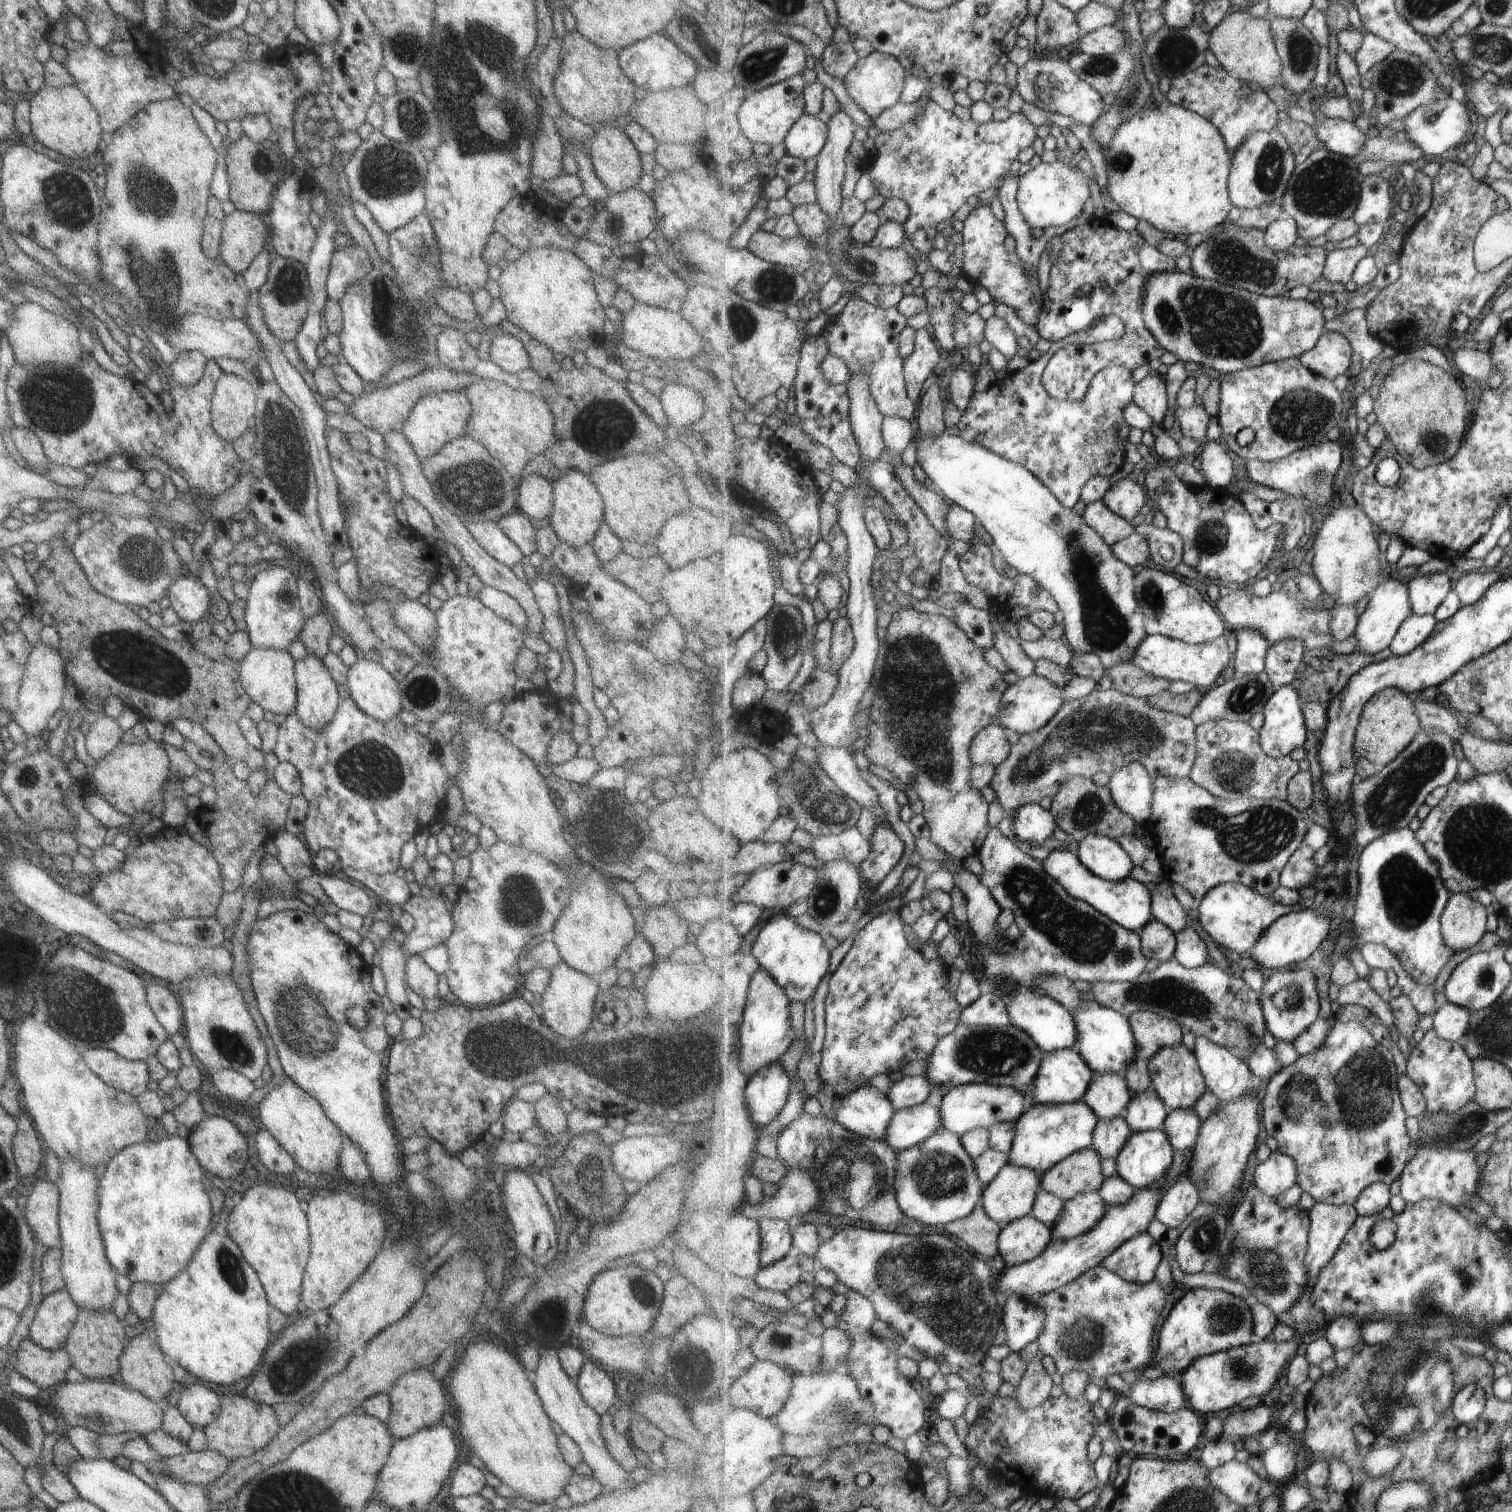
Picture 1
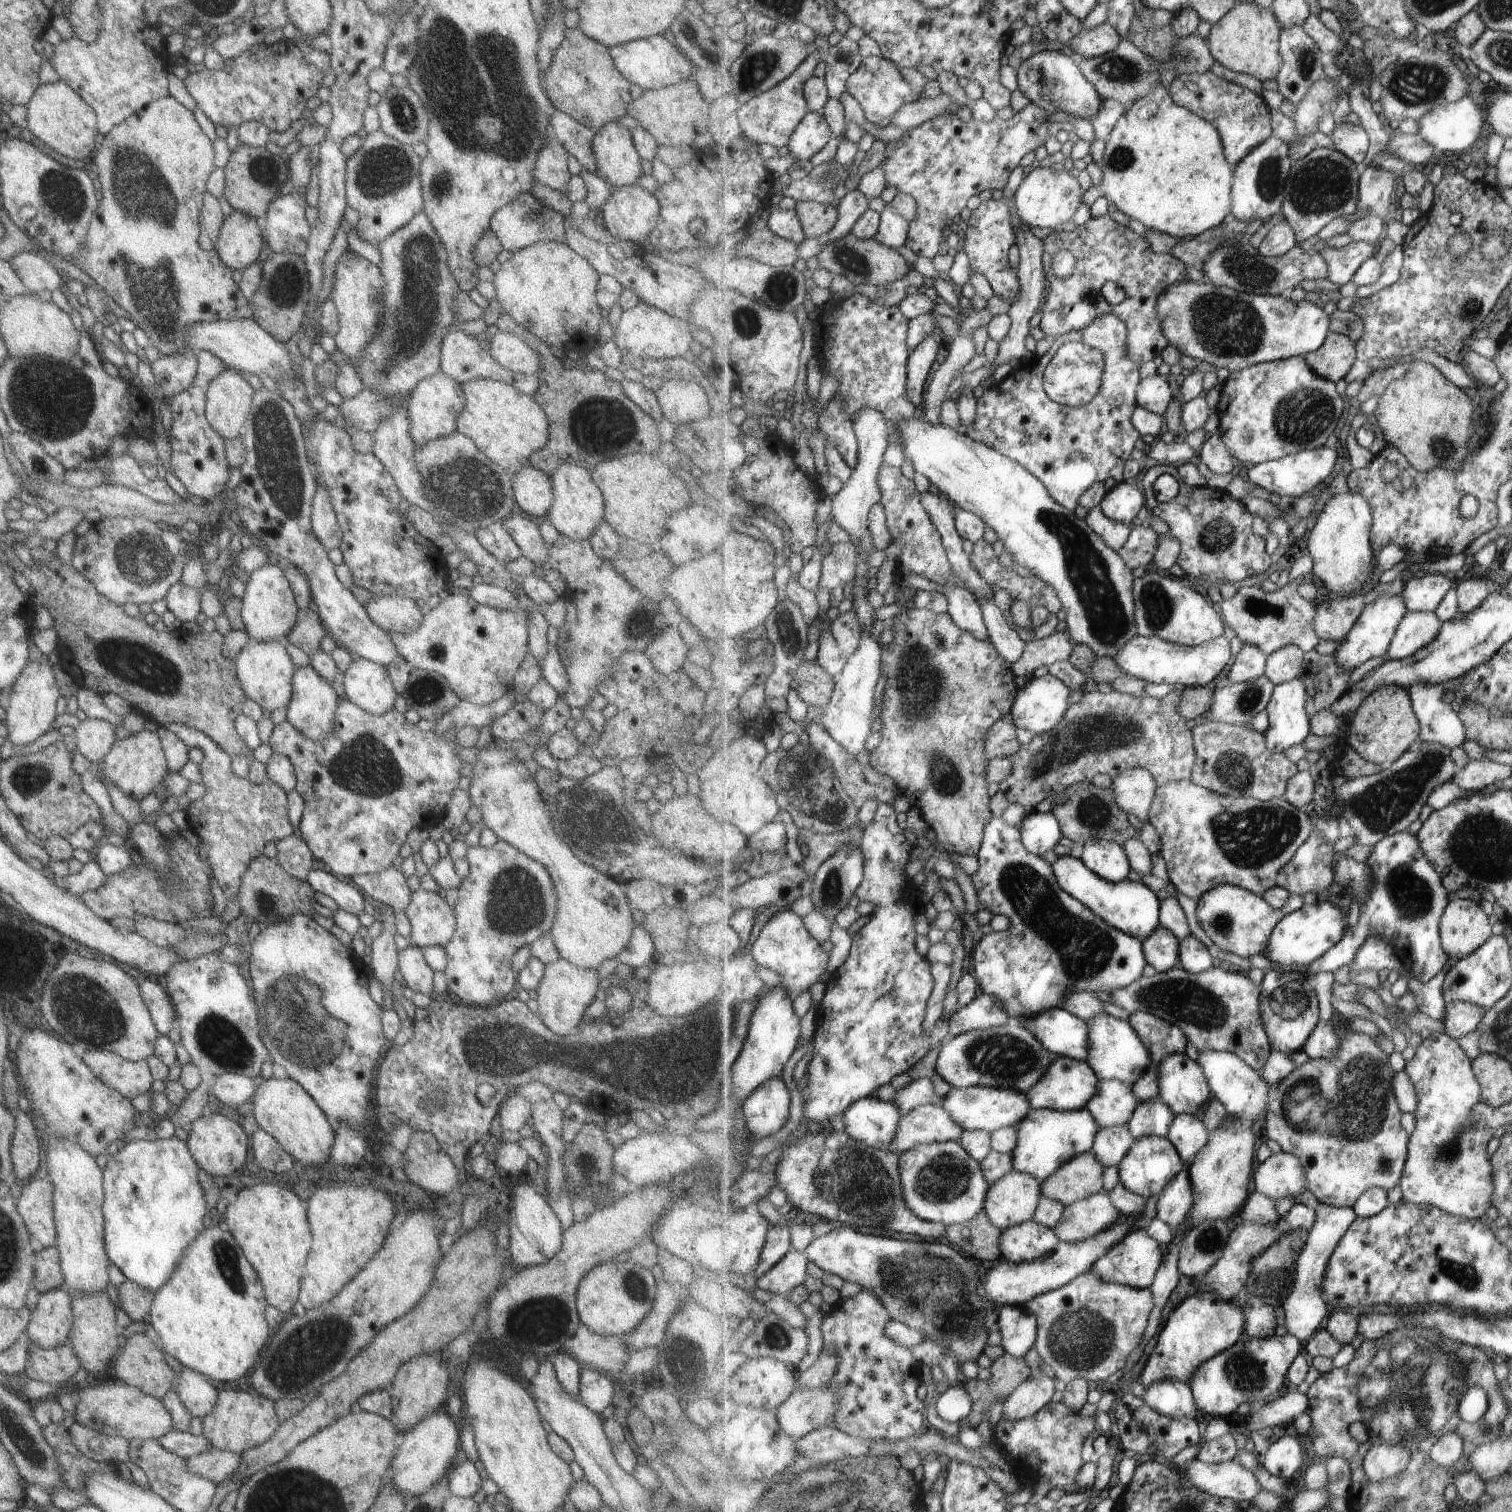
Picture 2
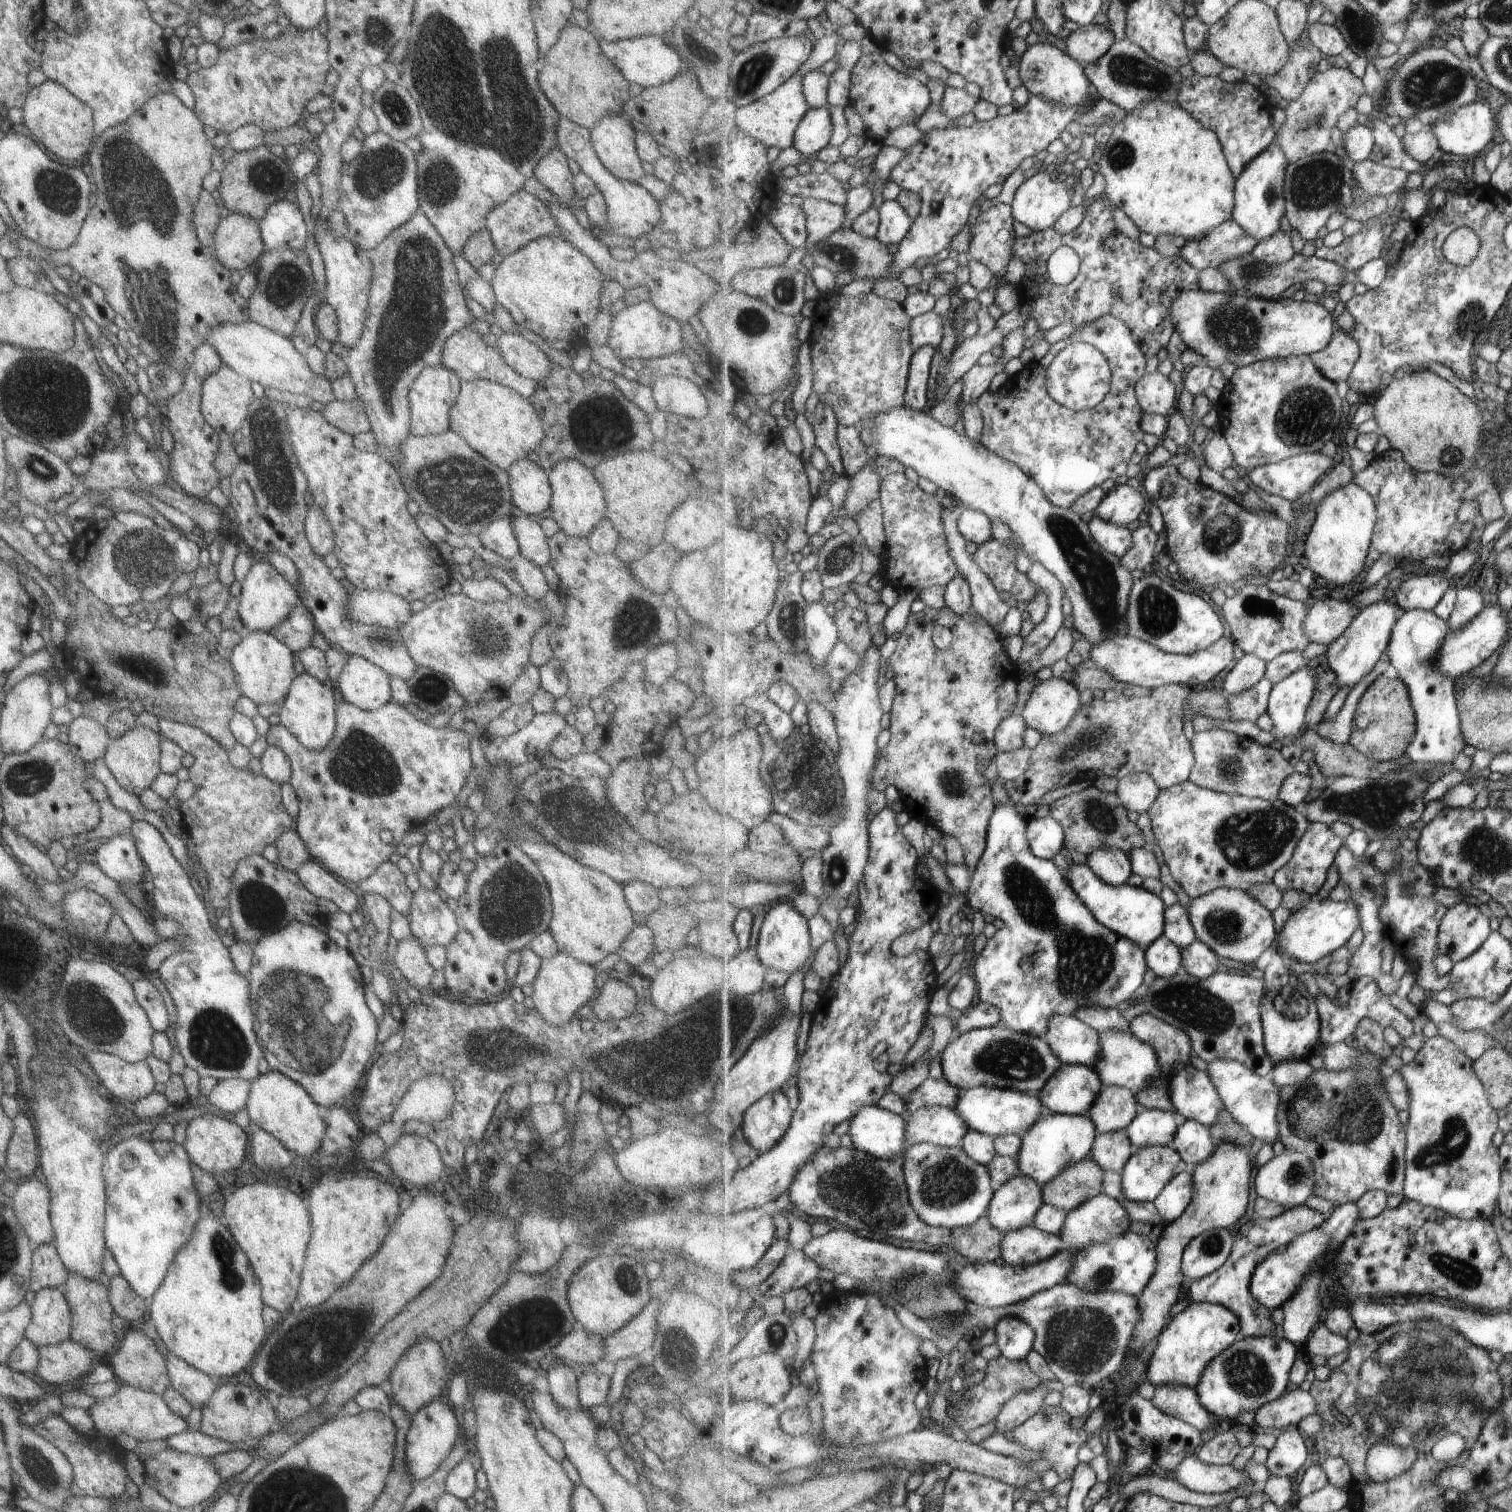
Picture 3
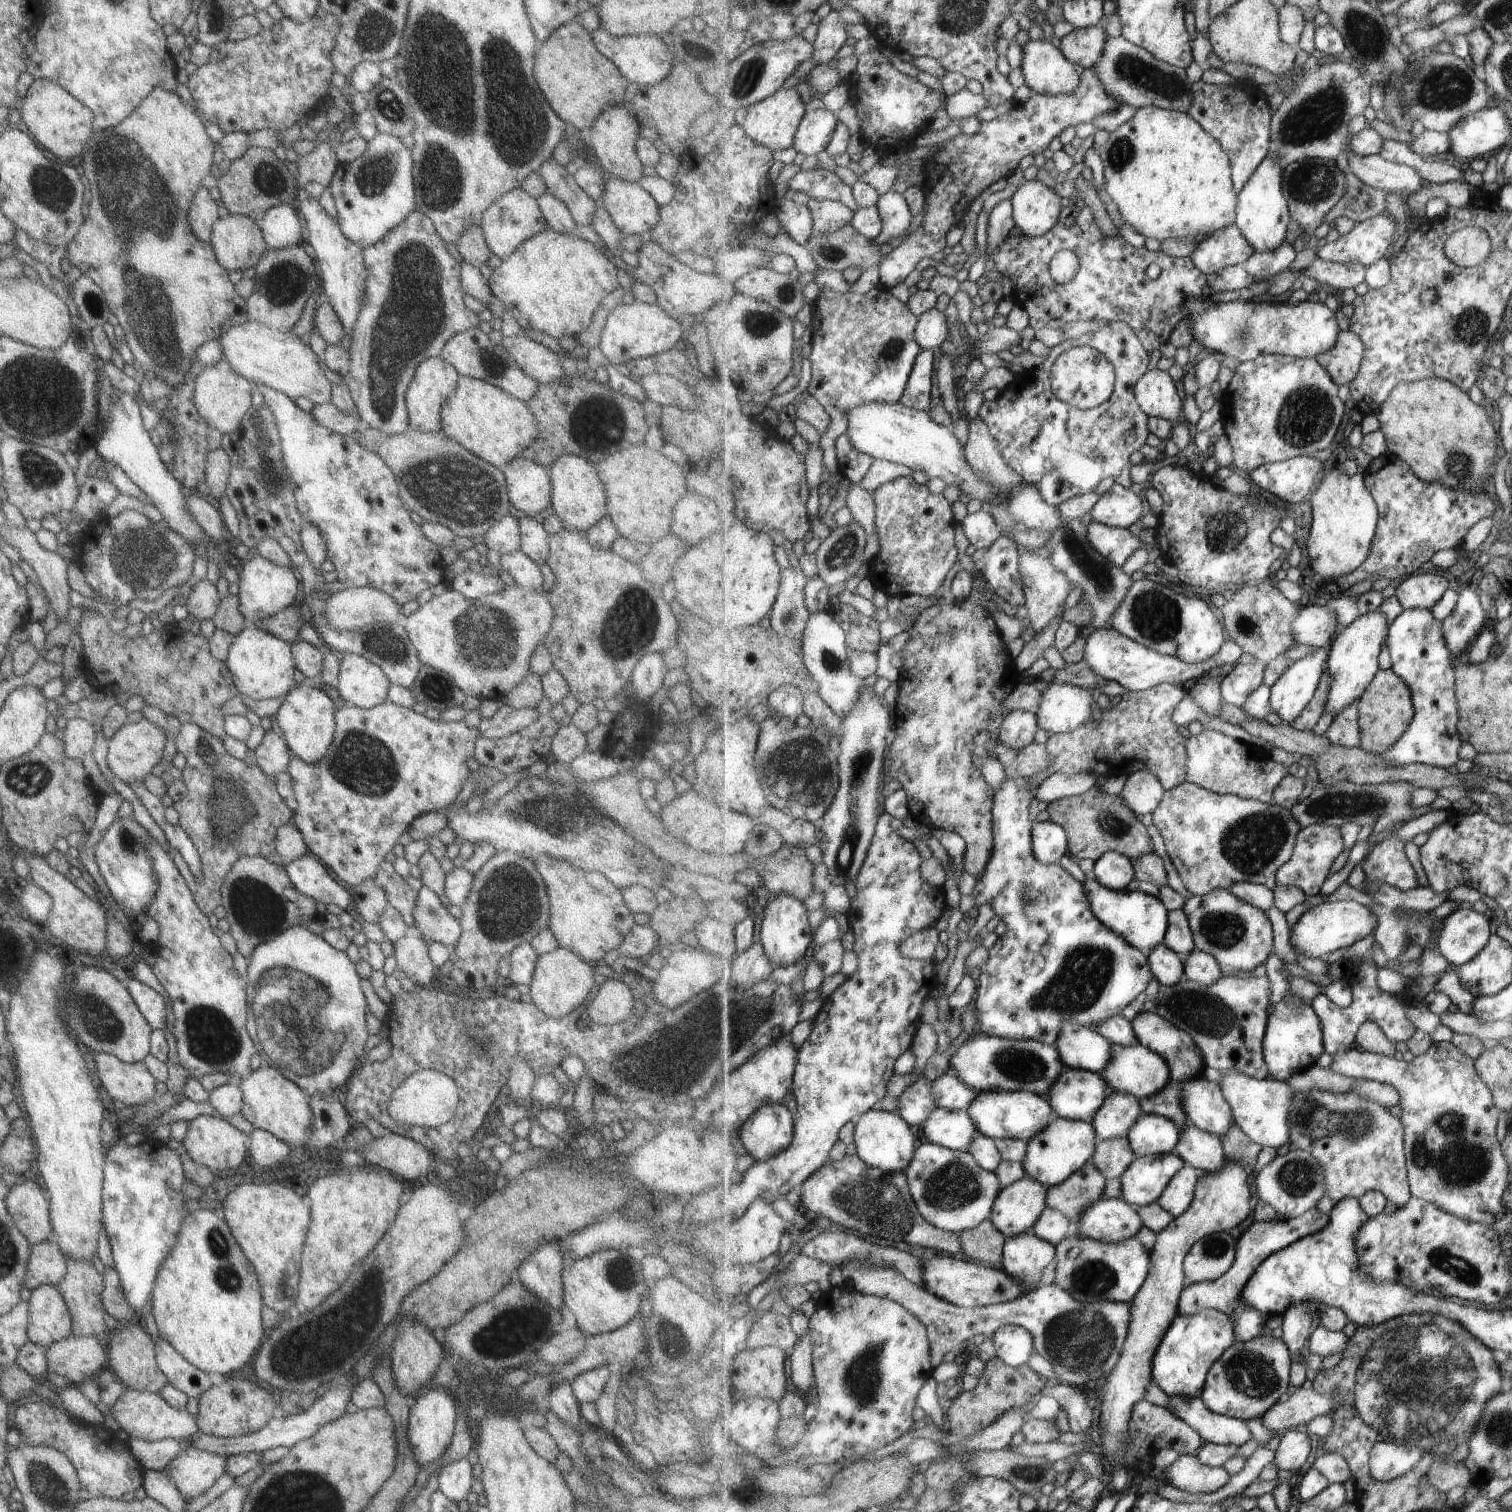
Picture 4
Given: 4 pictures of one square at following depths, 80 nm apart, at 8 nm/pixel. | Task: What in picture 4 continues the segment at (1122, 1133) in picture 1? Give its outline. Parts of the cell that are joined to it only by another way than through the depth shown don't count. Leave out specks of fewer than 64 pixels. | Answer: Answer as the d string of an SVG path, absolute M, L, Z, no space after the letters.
M1127 1137L1100 1140L1092 1161L1104 1172L1107 1179L1119 1177L1139 1158Z

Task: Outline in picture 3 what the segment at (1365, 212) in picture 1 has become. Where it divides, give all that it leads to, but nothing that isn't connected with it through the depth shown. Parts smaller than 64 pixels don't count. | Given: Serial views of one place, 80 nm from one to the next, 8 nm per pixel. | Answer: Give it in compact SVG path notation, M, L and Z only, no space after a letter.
M1363 161L1354 172L1359 186L1367 194L1374 197L1387 197L1395 192L1406 190L1411 173L1406 170L1394 169L1373 161Z

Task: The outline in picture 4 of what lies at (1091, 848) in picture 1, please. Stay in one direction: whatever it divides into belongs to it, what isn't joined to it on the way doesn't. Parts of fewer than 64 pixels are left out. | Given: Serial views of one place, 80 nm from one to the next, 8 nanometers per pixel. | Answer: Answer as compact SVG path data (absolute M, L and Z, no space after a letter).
M1107 851L1094 861L1091 872L1097 880L1107 888L1117 891L1129 888L1131 880L1136 878L1134 862L1124 854Z

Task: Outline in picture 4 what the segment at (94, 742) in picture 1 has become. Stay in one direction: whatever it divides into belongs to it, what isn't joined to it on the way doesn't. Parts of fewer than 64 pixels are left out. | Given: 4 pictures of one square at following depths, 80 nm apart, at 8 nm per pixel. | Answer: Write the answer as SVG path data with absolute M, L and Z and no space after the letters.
M71 717L66 719L63 728L63 752L65 756L72 759L81 759L84 754L91 753L93 741L95 740L95 730L91 723L81 717Z

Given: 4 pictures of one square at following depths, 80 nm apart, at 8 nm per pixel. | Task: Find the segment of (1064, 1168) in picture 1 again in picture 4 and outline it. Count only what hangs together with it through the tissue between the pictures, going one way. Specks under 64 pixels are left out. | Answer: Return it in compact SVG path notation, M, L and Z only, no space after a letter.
M1091 1160L1081 1170L1075 1171L1061 1184L1048 1187L1048 1206L1070 1218L1071 1224L1098 1200L1103 1198L1104 1172Z

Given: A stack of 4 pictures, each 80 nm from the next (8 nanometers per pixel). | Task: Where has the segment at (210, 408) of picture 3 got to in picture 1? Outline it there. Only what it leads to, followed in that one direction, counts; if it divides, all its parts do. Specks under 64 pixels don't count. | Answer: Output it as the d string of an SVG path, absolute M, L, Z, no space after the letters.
M222 372L213 384L210 426L216 436L230 442L247 430L255 410L255 386L235 374Z

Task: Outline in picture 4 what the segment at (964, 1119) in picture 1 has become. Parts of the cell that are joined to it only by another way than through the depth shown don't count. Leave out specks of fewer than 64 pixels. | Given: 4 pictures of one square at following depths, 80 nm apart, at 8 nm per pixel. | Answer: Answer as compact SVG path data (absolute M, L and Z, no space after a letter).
M1029 1091L984 1092L966 1111L972 1116L980 1134L995 1140L1023 1139L1028 1142L1058 1117L1045 1096Z

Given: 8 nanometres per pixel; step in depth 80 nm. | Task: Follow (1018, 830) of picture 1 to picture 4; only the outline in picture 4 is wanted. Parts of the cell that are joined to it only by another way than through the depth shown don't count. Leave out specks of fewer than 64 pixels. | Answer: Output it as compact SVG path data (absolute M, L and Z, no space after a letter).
M1051 819L1033 825L1032 849L1035 856L1045 863L1058 863L1068 852L1068 832Z

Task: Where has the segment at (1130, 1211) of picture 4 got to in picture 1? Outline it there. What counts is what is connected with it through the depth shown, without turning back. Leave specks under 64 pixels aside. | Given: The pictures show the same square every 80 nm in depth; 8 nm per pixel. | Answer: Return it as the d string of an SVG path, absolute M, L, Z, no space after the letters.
M1099 1192L1075 1196L1073 1200L1065 1202L1061 1216L1053 1224L1053 1239L1071 1240L1085 1235L1104 1219L1109 1207Z

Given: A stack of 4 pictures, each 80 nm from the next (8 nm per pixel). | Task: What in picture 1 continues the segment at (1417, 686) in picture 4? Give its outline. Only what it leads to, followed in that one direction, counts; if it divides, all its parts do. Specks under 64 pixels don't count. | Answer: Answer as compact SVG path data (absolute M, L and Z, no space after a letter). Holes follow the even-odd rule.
M1414 613L1401 624L1400 632L1390 645L1390 651L1394 656L1405 656L1414 652L1421 644L1424 644L1435 630L1437 630L1437 618L1434 614L1419 615ZM1419 692L1413 696L1416 704L1417 712L1420 714L1421 726L1425 732L1431 732L1431 730L1439 730L1443 734L1447 734L1453 742L1461 740L1461 736L1467 732L1465 727L1461 726L1457 722L1457 718L1453 718L1453 711L1449 708L1437 704L1437 702L1431 702L1431 700L1423 700L1421 698L1423 692Z

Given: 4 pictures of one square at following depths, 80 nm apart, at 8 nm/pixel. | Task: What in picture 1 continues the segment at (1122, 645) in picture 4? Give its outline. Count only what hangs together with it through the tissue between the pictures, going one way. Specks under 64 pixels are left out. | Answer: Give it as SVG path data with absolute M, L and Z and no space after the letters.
M1150 635L1133 652L1135 652L1131 660L1133 666L1165 680L1185 681L1201 690L1209 690L1209 686L1213 686L1219 680L1221 672L1229 666L1231 654L1225 636L1219 636L1212 642L1193 645L1167 636Z

